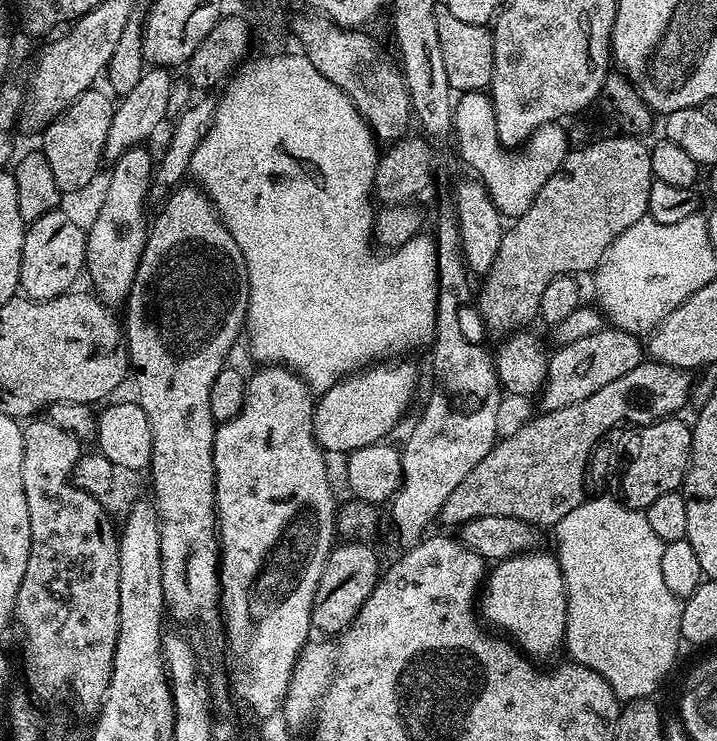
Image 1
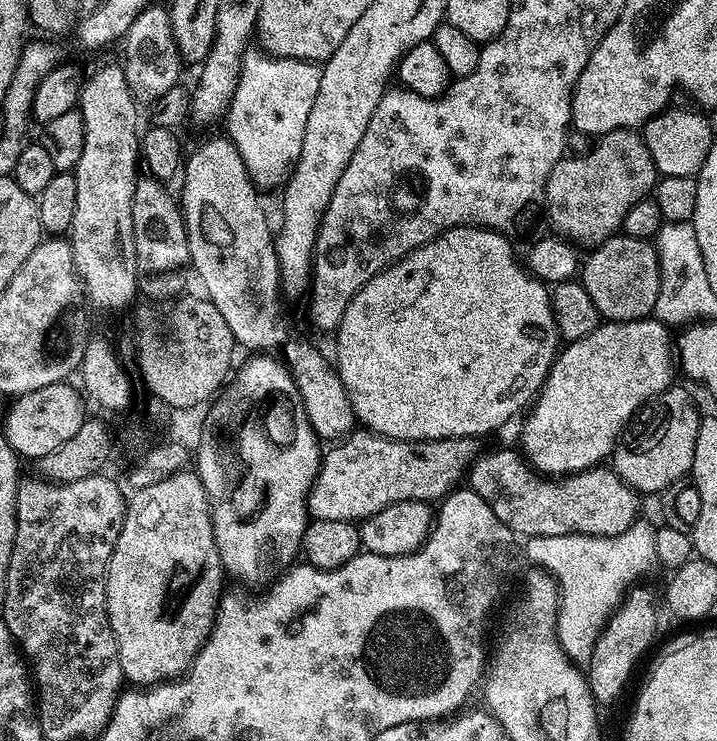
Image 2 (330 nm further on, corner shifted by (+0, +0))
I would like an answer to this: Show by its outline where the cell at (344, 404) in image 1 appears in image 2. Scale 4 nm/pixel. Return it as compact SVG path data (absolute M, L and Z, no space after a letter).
M452 228L429 244L414 250L403 260L384 269L370 282L366 282L366 286L362 286L360 293L346 308L339 328L335 329L334 367L348 391L357 421L367 431L374 432L377 436L387 436L389 440L449 440L463 436L476 438L479 437L479 432L492 432L495 428L502 427L511 416L519 417L533 403L536 393L544 385L544 379L552 368L552 361L558 355L561 338L560 331L556 329L549 285L532 275L521 261L521 265L516 261L516 252L512 249L512 244L513 241L509 237L493 232L490 228Z

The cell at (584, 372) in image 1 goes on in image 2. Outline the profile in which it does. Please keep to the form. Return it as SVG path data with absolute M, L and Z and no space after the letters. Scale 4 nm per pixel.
M353 430L323 453L316 480L308 491L309 517L359 522L378 514L378 510L386 510L386 506L394 506L394 502L439 502L465 479L474 459L472 444L470 436L449 440L389 440L367 430Z

